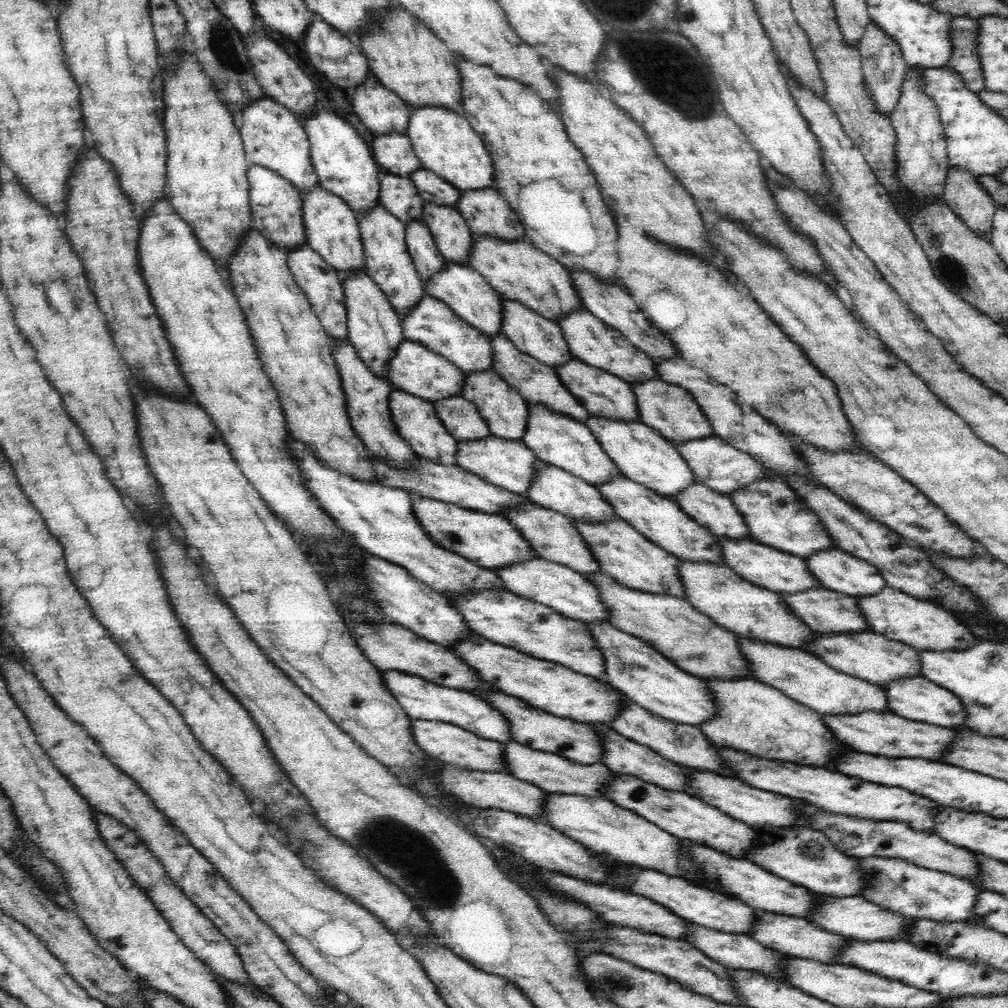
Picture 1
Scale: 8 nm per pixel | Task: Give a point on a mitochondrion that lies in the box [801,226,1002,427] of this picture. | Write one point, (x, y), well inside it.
(951, 267)

